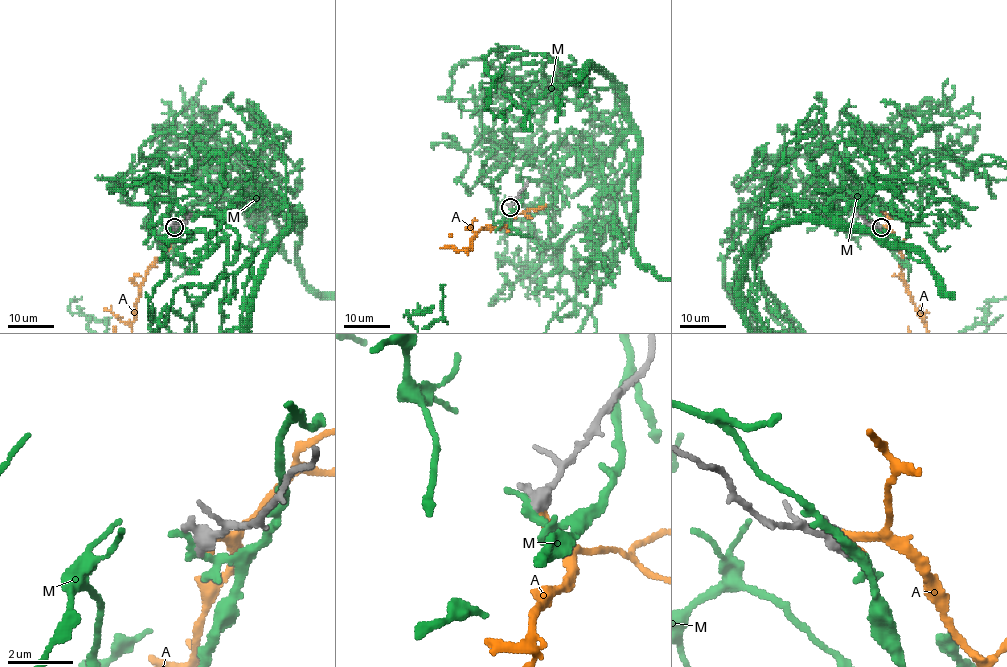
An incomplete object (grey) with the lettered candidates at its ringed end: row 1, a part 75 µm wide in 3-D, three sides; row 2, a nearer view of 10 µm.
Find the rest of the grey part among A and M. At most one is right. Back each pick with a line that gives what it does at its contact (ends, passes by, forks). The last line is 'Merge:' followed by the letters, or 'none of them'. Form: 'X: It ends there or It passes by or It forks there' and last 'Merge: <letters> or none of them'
A: It ends there
Merge: A

